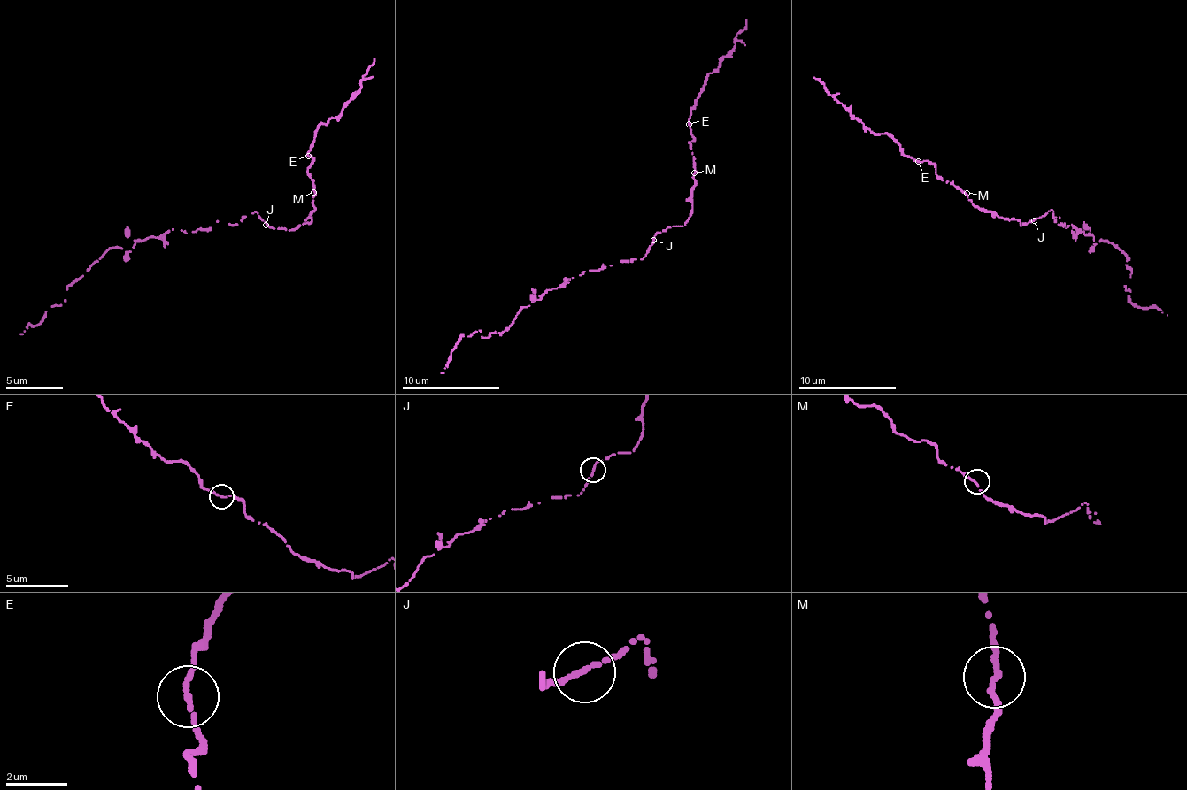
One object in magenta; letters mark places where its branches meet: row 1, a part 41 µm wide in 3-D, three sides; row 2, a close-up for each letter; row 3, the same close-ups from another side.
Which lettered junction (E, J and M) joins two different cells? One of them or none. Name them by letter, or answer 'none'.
none

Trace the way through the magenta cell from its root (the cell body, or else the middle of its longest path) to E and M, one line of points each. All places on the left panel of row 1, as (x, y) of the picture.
E: (259, 218), (273, 229), (296, 229), (311, 221), (313, 212), (313, 181), (308, 167), (313, 158), (308, 156)
M: (259, 218), (273, 229), (296, 229), (311, 221), (313, 192)

